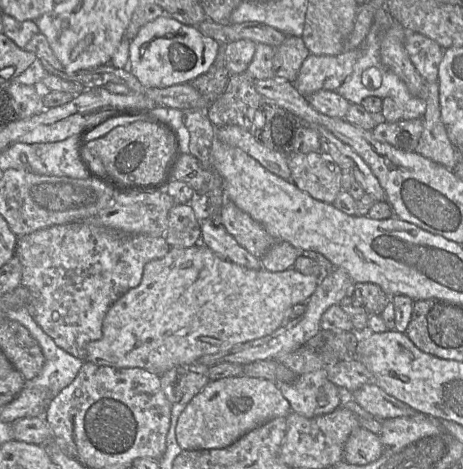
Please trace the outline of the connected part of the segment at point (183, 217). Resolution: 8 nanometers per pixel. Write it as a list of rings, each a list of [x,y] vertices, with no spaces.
[[[176,204],[168,215],[165,239],[171,247],[189,248],[200,243],[200,222],[194,206]]]

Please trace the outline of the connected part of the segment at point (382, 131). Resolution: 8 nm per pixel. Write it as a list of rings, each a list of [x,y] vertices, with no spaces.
[[[423,118],[397,122],[384,121],[378,124],[372,132],[379,141],[387,142],[405,152],[416,152],[423,127]]]

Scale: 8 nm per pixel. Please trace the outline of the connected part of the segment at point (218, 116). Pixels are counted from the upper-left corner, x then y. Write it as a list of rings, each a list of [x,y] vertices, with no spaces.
[[[246,72],[230,75],[223,94],[211,103],[206,115],[215,127],[237,125],[250,130],[255,113],[266,99],[260,95]]]

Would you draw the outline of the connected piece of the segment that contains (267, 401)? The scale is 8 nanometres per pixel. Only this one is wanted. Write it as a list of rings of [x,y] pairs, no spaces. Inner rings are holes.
[[[246,375],[212,380],[179,416],[177,443],[184,451],[223,449],[253,429],[277,417],[287,417],[290,412],[289,402],[272,381]]]

